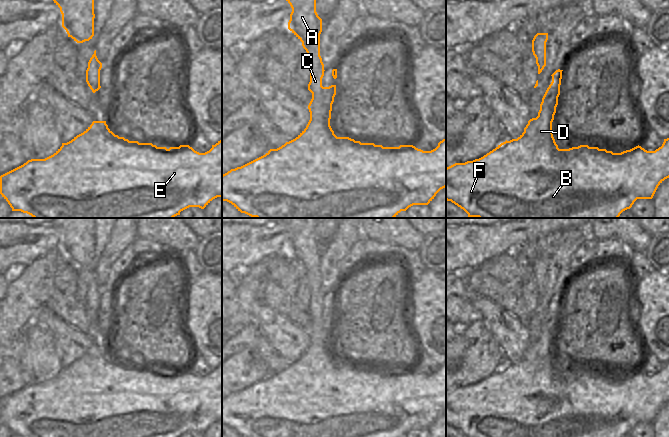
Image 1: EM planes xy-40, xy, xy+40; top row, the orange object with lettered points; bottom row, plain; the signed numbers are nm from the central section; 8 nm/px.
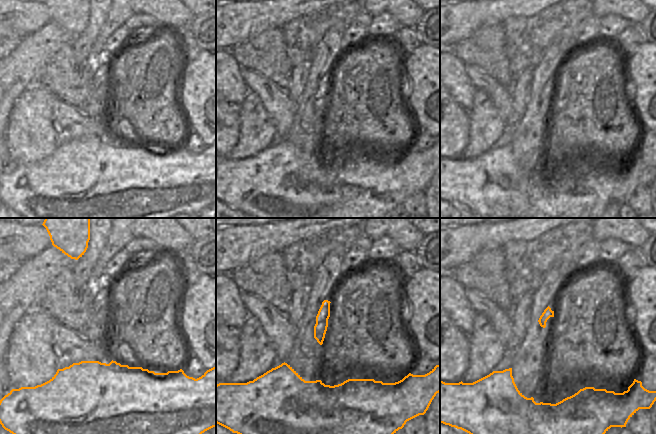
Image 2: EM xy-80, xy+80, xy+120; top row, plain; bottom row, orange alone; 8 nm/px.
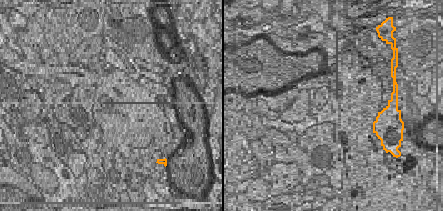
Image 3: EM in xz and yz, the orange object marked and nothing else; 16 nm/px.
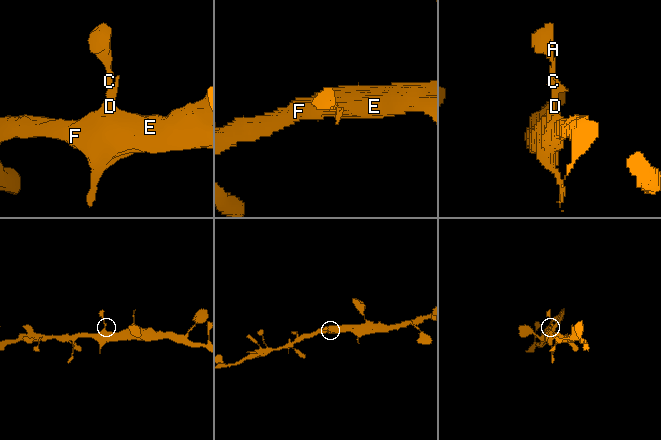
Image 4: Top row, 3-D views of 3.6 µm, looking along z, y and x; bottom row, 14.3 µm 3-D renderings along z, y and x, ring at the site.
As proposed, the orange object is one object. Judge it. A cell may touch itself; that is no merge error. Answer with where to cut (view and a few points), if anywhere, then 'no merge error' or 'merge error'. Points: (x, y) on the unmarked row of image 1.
no cut; no merge error

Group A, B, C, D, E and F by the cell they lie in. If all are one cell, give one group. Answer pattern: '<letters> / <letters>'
A B C D E F

